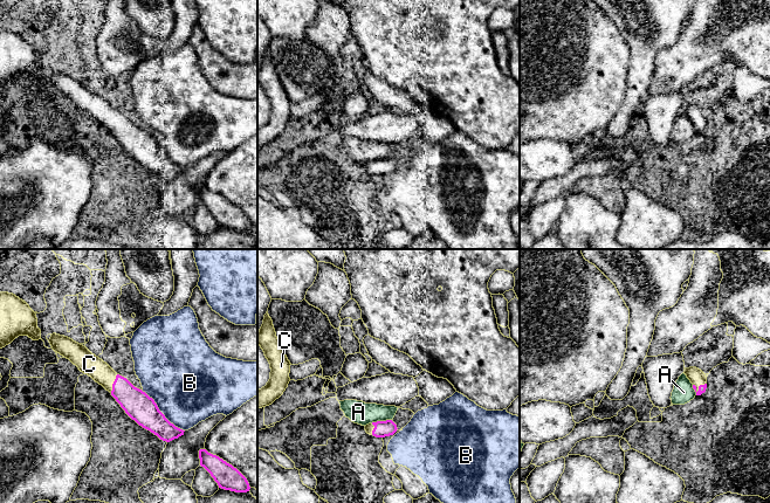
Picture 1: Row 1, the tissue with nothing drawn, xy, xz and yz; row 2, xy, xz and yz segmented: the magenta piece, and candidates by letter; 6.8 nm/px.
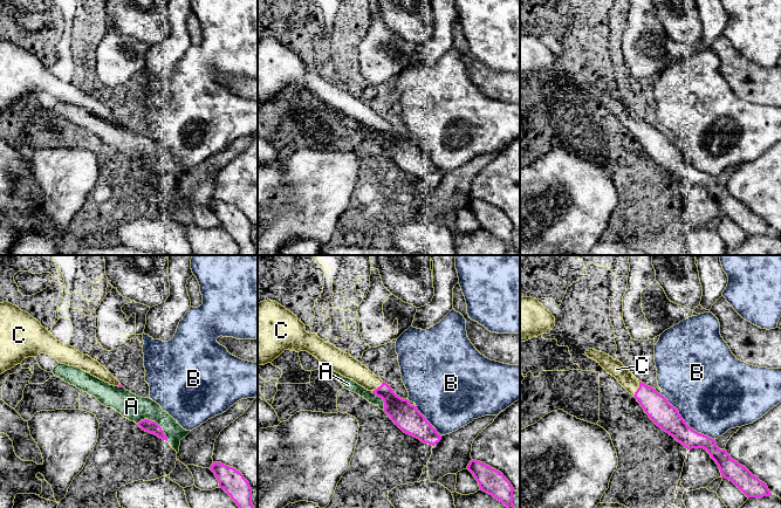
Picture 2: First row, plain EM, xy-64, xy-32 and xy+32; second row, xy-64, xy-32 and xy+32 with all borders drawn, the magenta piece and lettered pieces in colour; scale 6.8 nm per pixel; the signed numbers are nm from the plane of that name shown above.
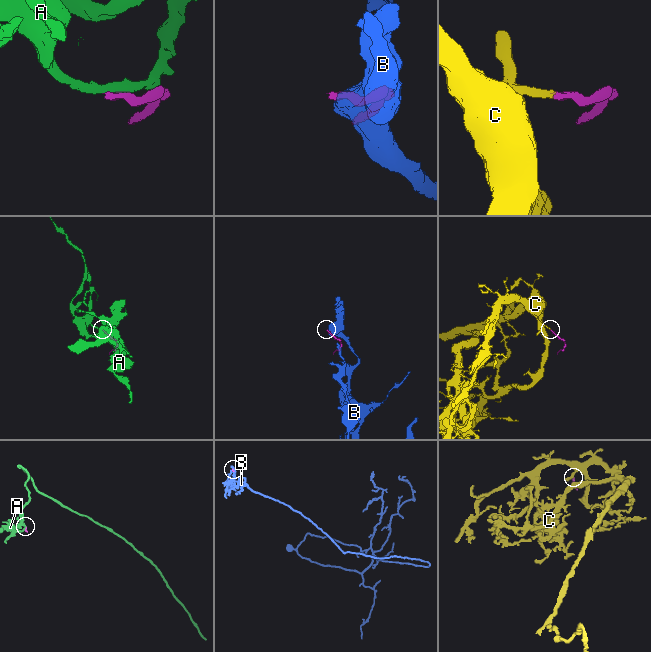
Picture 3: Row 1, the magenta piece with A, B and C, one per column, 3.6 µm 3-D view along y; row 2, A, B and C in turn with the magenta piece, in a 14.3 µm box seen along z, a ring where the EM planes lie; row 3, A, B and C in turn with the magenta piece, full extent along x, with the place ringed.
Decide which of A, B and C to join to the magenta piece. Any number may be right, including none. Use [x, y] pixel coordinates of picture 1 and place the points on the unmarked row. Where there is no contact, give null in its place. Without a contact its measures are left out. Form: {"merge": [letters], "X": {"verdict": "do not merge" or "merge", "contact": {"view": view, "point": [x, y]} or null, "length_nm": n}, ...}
{"merge": ["C"], "A": {"verdict": "do not merge", "contact": {"view": "xz", "point": [380, 159]}, "length_nm": 150}, "B": {"verdict": "do not merge", "contact": {"view": "xy", "point": [160, 150]}, "length_nm": 400}, "C": {"verdict": "merge", "contact": {"view": "yz", "point": [700, 123]}, "length_nm": 100}}

